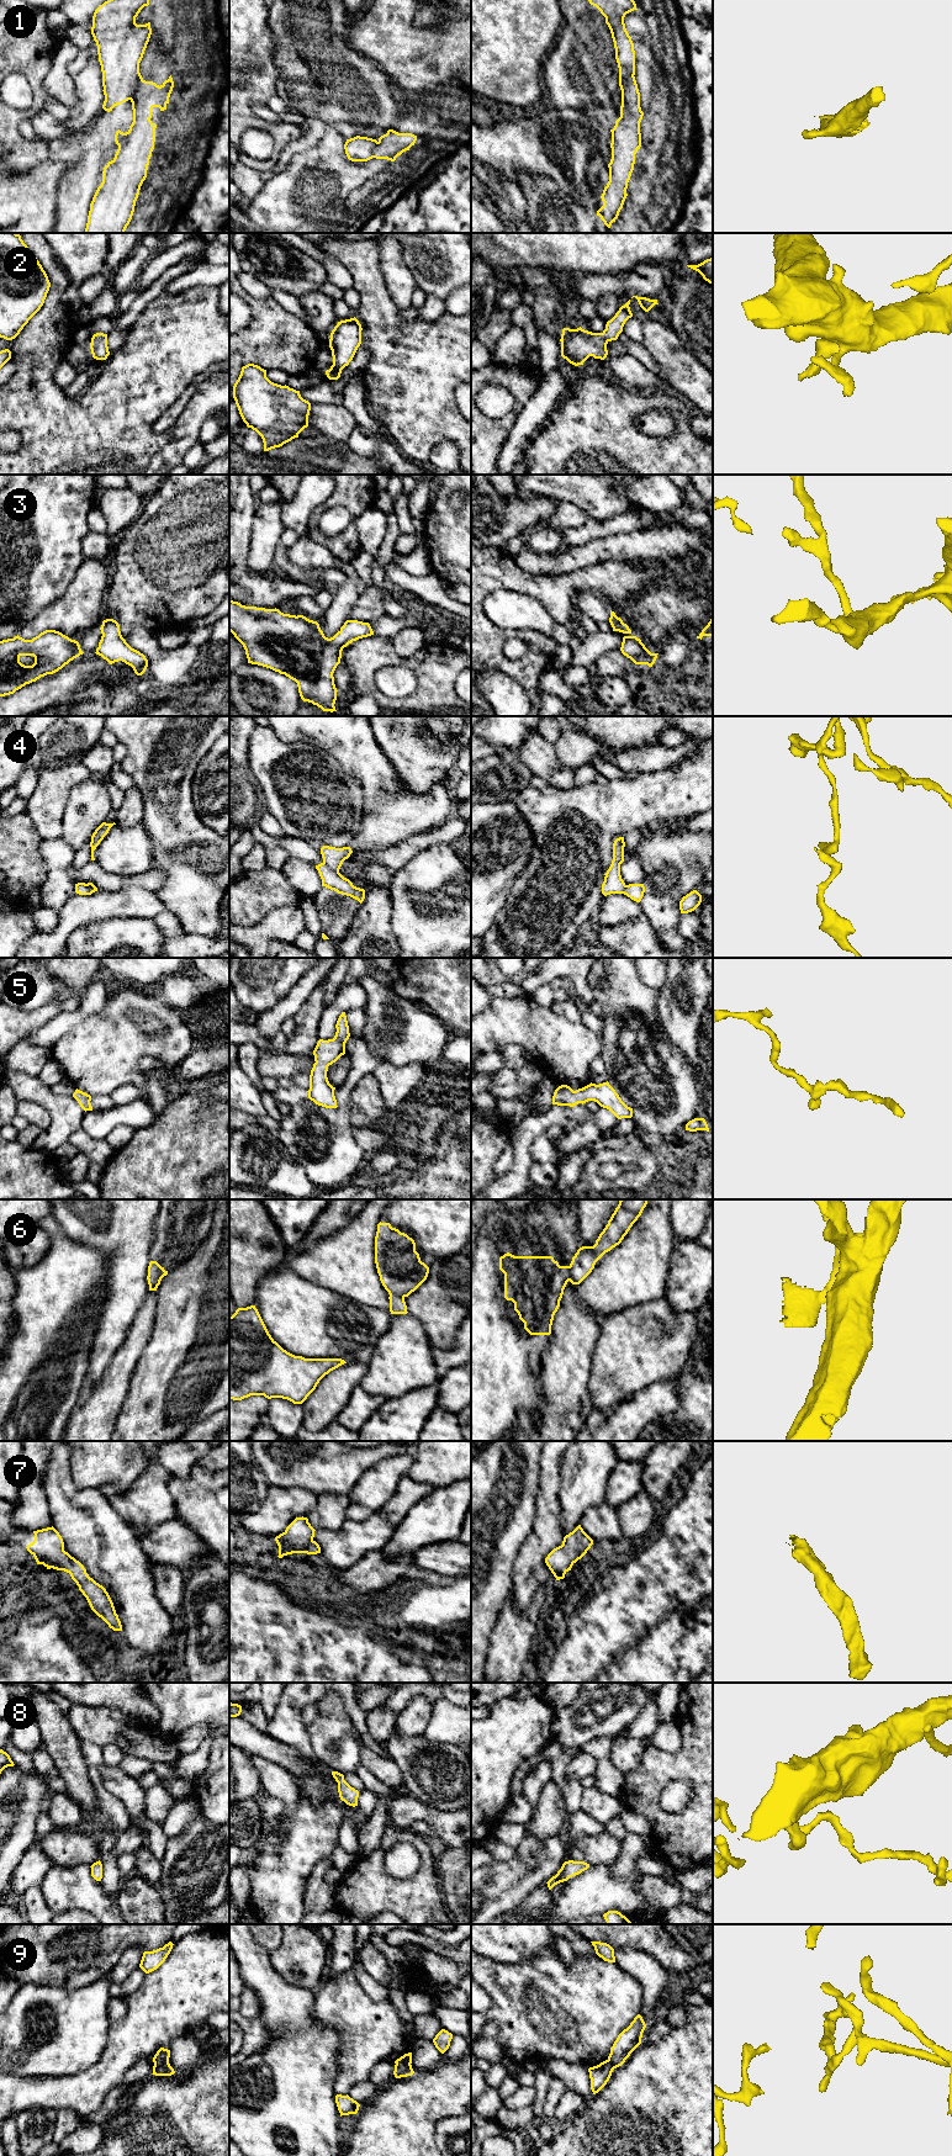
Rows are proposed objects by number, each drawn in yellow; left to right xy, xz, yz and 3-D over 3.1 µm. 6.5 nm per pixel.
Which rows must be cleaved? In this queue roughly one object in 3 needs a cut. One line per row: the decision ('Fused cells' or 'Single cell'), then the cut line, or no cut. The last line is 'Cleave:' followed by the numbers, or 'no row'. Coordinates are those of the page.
1: Fused cells. Split along xy (139, 73), (136, 89), (130, 99)
2: Single cell. No split
3: Single cell. No split
4: Fused cells. Split along xz (323, 862), (338, 870)
5: Single cell. No split
6: Fused cells. Split along xz (390, 1293), (403, 1298)
7: Single cell. No split
8: Single cell. No split
9: Fused cells. Split along xy (168, 2061), (154, 2064)
Cleave: 1, 4, 6, 9

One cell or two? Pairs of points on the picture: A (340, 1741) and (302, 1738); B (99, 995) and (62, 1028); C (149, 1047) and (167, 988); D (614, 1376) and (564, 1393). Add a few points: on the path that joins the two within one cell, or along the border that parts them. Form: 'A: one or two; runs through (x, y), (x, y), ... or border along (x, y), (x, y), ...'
A: two; border along (306, 1726), (312, 1752), (324, 1763)
B: one; runs through (90, 1004), (70, 1020)
C: two; border along (153, 990), (167, 1004), (179, 1011)
D: two; border along (593, 1356), (588, 1382), (592, 1409)

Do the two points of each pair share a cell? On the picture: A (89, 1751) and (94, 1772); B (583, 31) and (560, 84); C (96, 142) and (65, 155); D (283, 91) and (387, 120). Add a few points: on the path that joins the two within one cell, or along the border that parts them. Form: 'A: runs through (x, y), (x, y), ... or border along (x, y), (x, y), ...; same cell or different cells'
A: runs through (93, 1755), (94, 1767); same cell
B: runs through (574, 44), (569, 52), (569, 64), (565, 70); same cell
C: runs through (89, 149), (83, 155), (73, 155); same cell
D: runs through (307, 105), (361, 101); same cell

